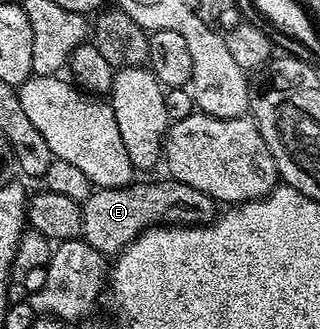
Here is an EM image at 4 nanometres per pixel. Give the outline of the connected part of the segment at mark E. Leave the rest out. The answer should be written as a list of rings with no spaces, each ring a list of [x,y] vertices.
[[[173,178],[160,182],[129,183],[126,186],[101,186],[93,189],[81,205],[82,241],[100,254],[115,256],[130,245],[137,235],[154,225],[195,225],[210,222],[218,204],[204,192]]]

